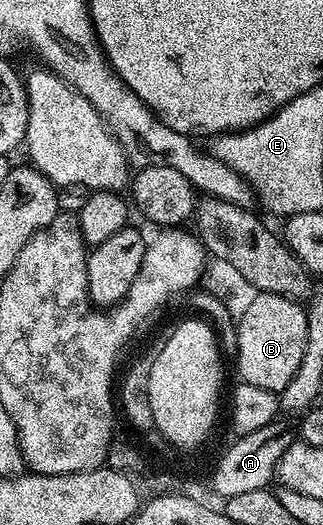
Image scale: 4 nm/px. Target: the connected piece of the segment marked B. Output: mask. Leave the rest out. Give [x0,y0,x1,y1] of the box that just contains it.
[234,293,307,394]

